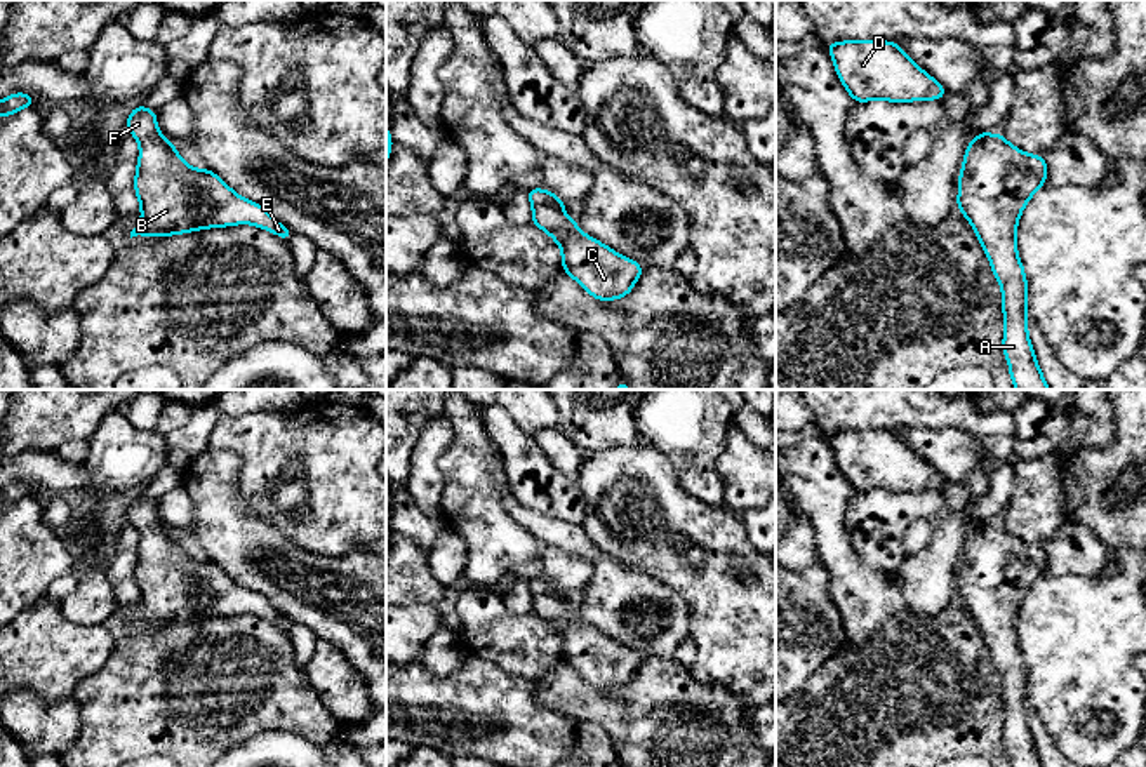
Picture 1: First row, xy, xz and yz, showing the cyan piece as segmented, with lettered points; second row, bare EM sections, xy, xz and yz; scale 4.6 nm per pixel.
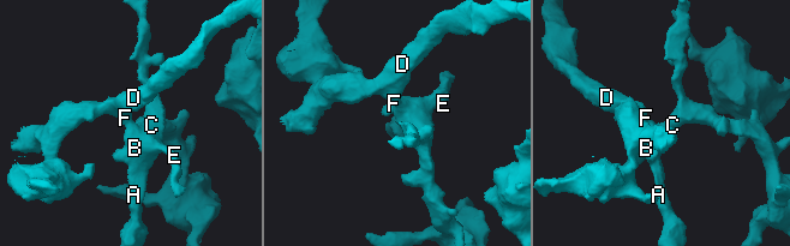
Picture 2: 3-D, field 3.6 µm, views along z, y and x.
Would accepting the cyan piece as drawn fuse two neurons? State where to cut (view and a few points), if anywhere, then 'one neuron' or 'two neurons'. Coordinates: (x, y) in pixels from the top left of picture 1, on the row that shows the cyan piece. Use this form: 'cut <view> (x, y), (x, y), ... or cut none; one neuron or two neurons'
cut none; one neuron

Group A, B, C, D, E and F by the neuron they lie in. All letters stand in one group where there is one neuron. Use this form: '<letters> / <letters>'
A B C D E F

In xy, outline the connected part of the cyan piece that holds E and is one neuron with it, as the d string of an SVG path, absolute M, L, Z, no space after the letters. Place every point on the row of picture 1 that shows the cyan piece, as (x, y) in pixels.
M143 104L134 108L127 117L127 132L139 143L134 190L143 214L130 238L235 224L254 224L287 242L292 238L294 233L263 205L235 193L212 170L188 165L176 146L160 134L155 110Z

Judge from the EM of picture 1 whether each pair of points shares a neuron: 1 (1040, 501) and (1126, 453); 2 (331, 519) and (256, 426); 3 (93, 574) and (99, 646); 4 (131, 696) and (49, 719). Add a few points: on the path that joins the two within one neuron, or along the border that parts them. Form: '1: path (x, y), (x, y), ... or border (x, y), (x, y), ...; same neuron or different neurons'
1: border (1061, 463), (1063, 508), (1066, 515); different neurons
2: path (327, 494), (280, 449); same neuron
3: border (59, 607), (72, 621), (103, 625); different neurons
4: border (73, 698), (79, 706), (79, 733), (66, 748); different neurons

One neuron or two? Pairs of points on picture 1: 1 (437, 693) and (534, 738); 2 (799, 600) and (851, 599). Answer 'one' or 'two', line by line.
1: one
2: two

